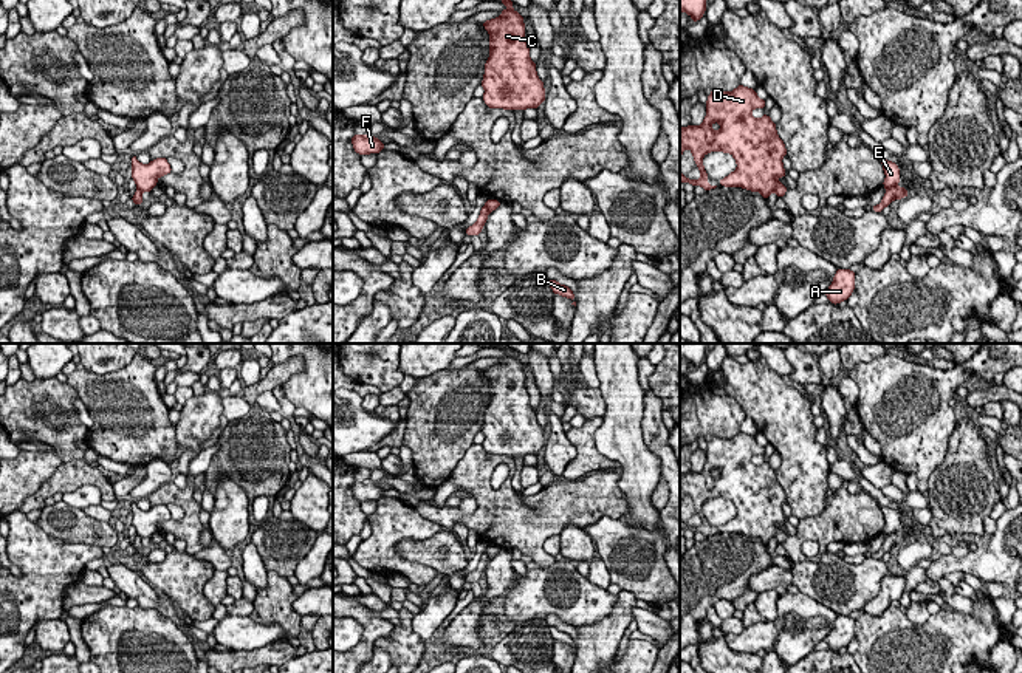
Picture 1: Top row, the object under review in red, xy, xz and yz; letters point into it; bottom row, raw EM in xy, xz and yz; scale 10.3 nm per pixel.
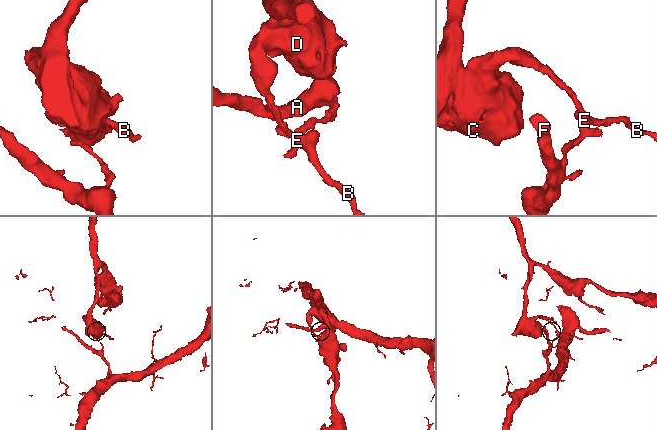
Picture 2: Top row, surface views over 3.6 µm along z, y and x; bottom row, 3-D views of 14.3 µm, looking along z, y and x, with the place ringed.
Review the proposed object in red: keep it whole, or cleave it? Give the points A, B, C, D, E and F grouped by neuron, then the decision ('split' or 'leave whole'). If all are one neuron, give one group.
groups A F / B C D E; split

